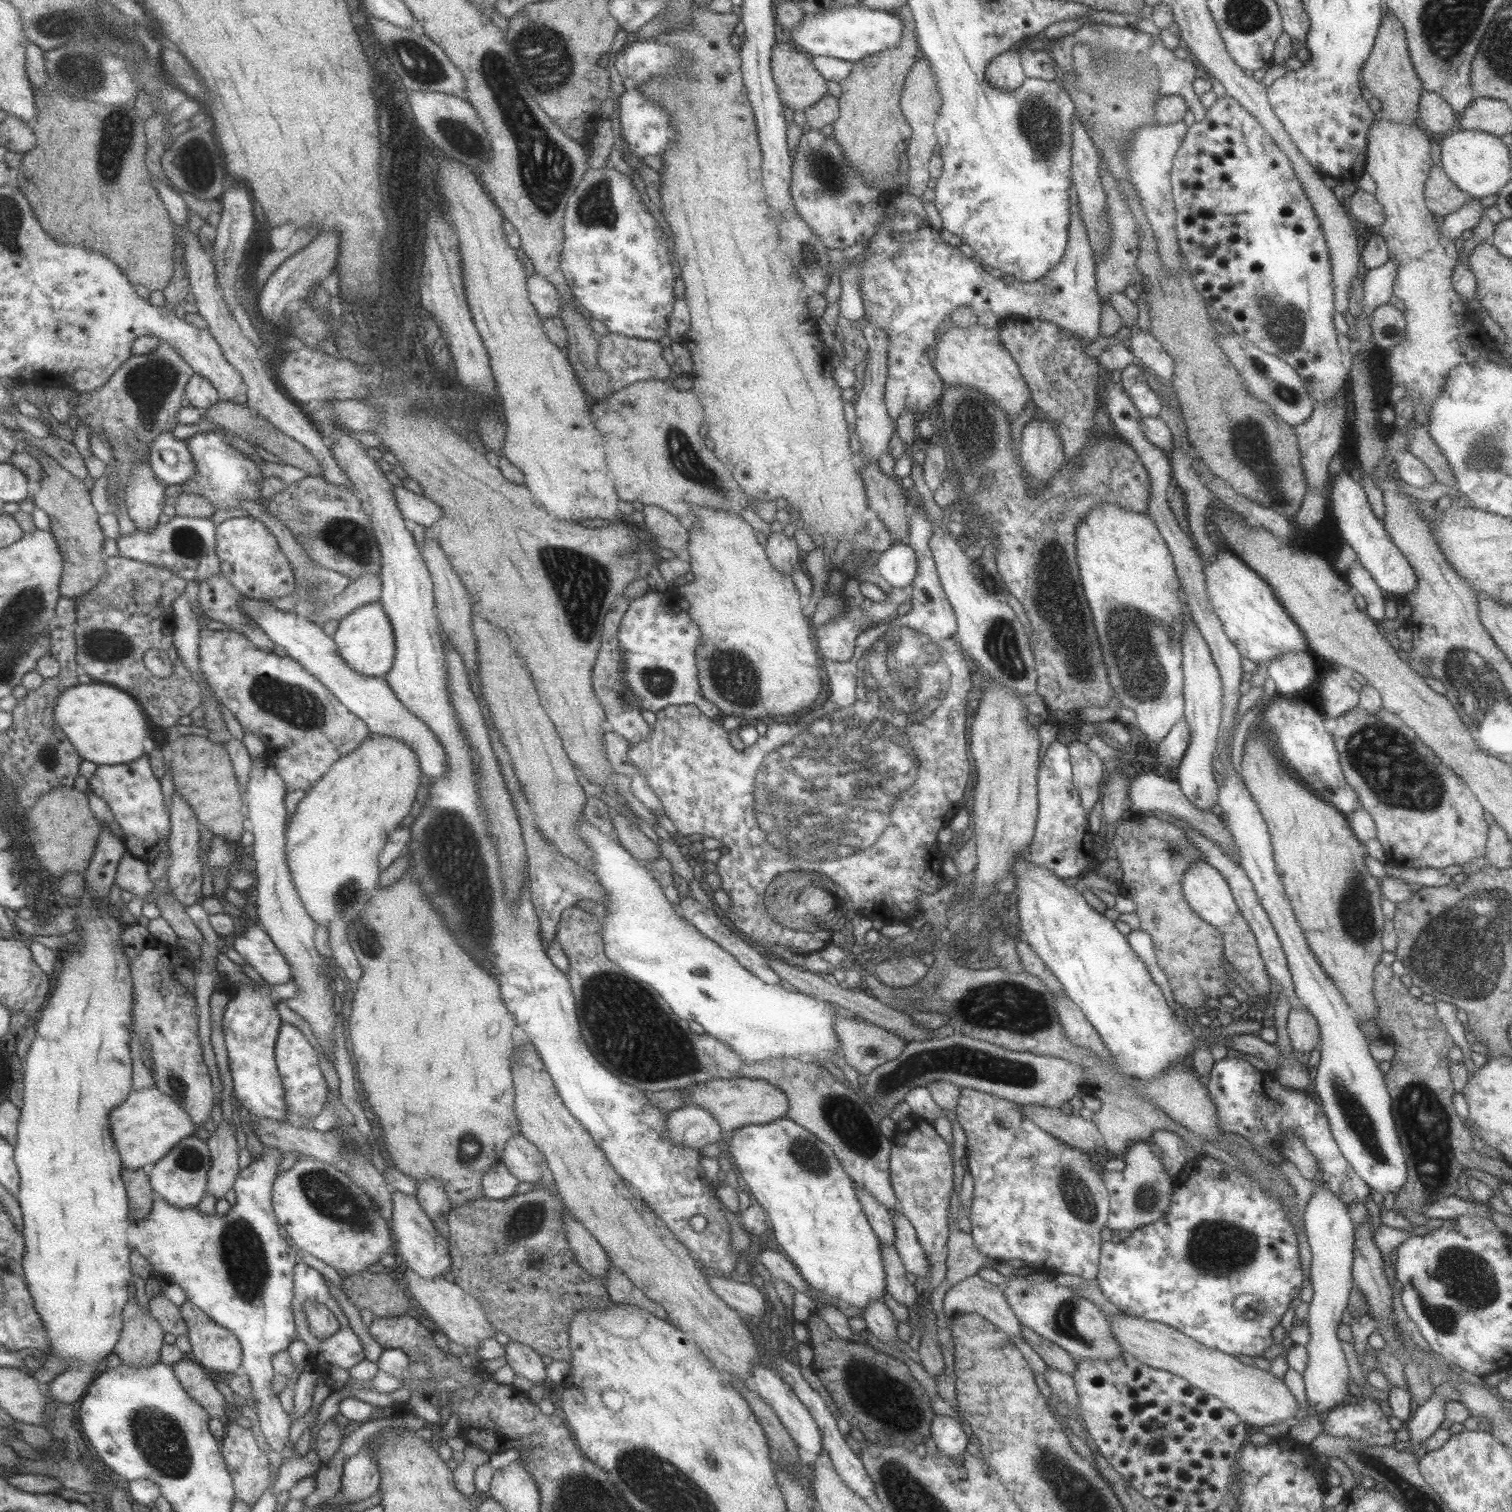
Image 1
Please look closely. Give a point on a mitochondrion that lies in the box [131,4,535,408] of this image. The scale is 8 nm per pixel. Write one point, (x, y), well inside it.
(413, 57)

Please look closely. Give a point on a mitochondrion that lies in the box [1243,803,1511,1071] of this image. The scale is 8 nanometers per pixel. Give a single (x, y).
(1460, 950)

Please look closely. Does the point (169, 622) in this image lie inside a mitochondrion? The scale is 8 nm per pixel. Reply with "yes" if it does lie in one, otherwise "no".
no

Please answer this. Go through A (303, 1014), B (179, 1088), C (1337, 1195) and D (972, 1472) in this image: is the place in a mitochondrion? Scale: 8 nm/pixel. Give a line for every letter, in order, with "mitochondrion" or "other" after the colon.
A: other
B: mitochondrion
C: other
D: other

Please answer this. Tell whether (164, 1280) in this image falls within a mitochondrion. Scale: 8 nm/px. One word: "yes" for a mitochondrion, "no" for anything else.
no

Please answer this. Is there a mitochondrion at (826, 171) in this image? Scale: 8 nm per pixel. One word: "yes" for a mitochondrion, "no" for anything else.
yes

